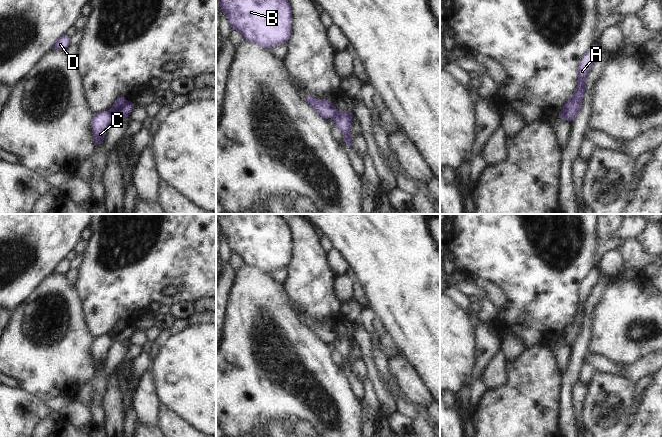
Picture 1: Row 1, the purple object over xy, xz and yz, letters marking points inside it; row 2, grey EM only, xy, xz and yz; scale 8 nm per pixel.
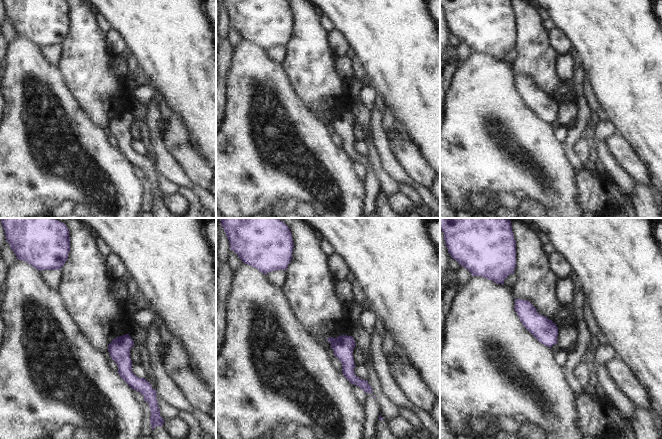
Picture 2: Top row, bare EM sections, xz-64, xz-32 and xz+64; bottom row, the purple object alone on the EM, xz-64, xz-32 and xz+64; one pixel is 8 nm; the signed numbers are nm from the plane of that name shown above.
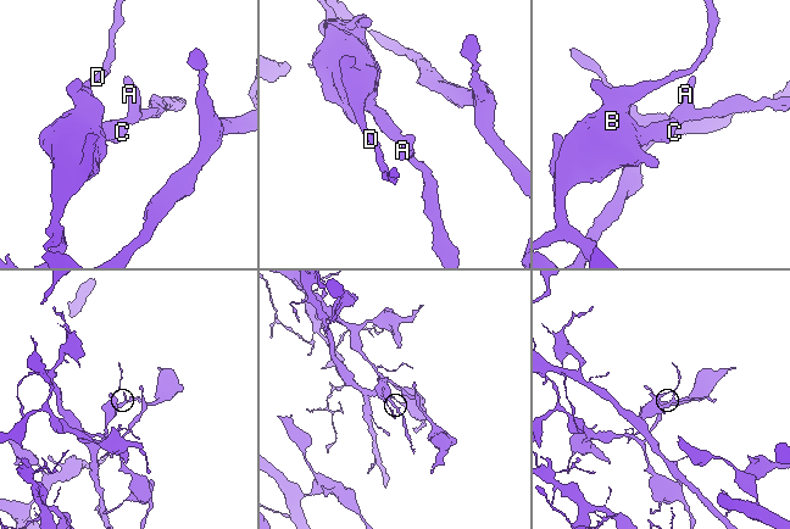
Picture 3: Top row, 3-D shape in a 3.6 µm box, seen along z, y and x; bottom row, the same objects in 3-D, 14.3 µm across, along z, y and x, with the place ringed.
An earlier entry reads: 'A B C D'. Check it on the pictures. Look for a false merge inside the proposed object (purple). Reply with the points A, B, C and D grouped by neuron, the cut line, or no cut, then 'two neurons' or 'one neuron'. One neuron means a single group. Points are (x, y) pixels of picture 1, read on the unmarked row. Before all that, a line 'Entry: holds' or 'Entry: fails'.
Entry: fails
A / B C D | xy (109, 334), (112, 342) | two neurons

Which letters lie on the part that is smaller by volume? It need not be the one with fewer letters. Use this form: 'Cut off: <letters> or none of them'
Cut off: A

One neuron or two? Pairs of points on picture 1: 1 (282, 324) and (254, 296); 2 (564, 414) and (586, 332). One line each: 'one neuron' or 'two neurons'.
1: one neuron
2: one neuron

